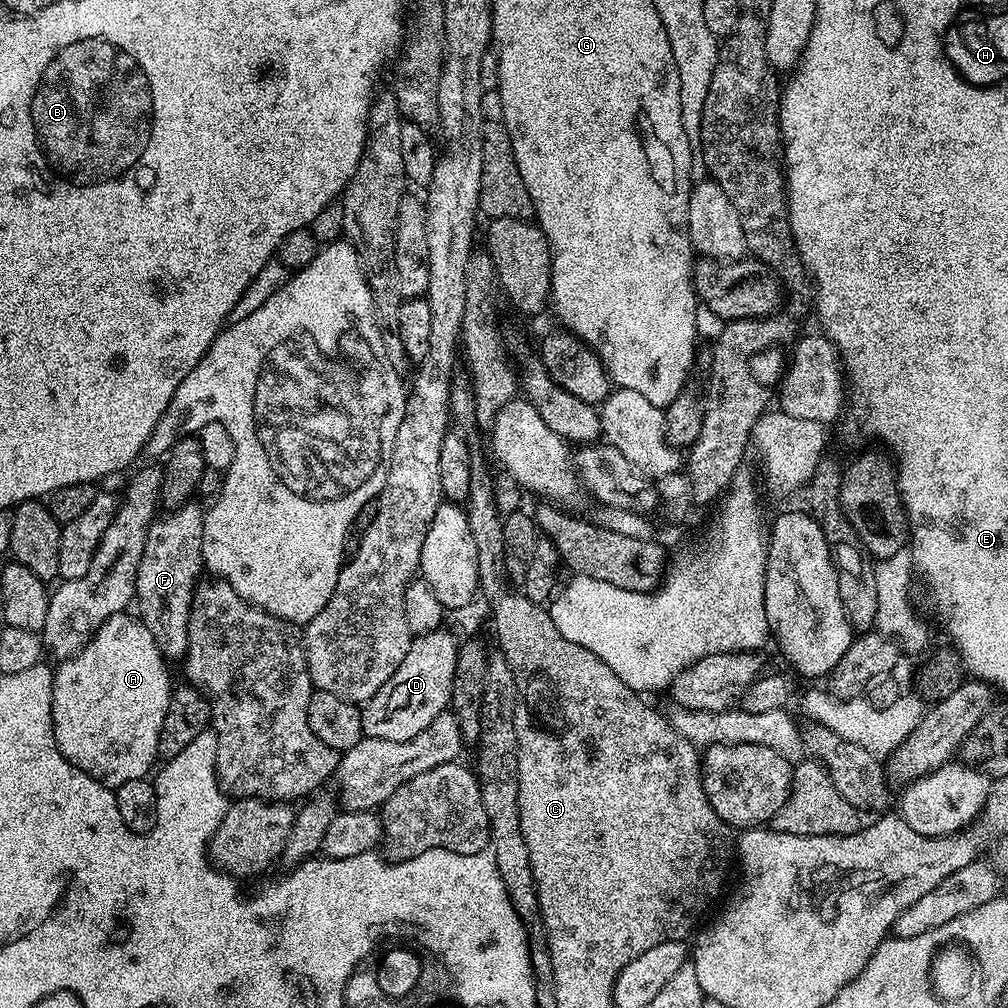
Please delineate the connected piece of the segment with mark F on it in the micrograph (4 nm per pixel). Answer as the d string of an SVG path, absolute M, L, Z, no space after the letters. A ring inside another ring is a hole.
M194 502L165 511L153 520L146 534L142 562L138 562L134 604L140 607L139 619L144 621L150 634L154 634L154 642L158 642L160 651L169 661L179 661L188 654L188 619L192 609L192 595L205 571L203 533L203 509L194 505Z

